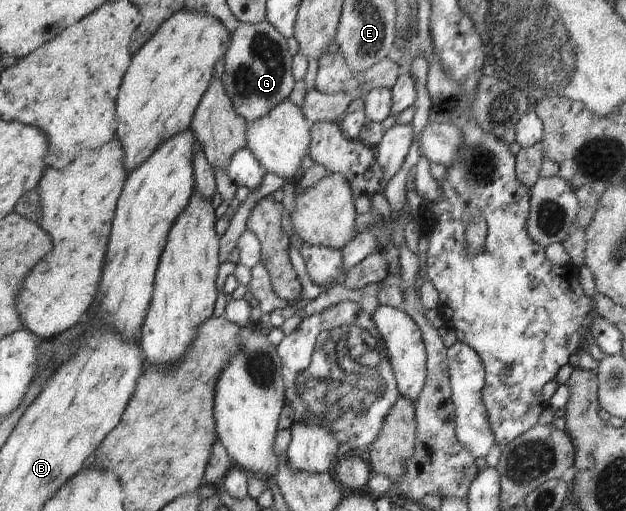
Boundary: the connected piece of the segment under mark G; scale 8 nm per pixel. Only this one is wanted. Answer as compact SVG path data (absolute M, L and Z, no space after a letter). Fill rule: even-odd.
M266 19L258 24L240 22L239 27L230 33L225 55L225 71L222 84L229 96L237 115L254 122L268 114L275 105L289 97L293 91L295 78L291 74L292 55L287 50L287 38L284 38Z

